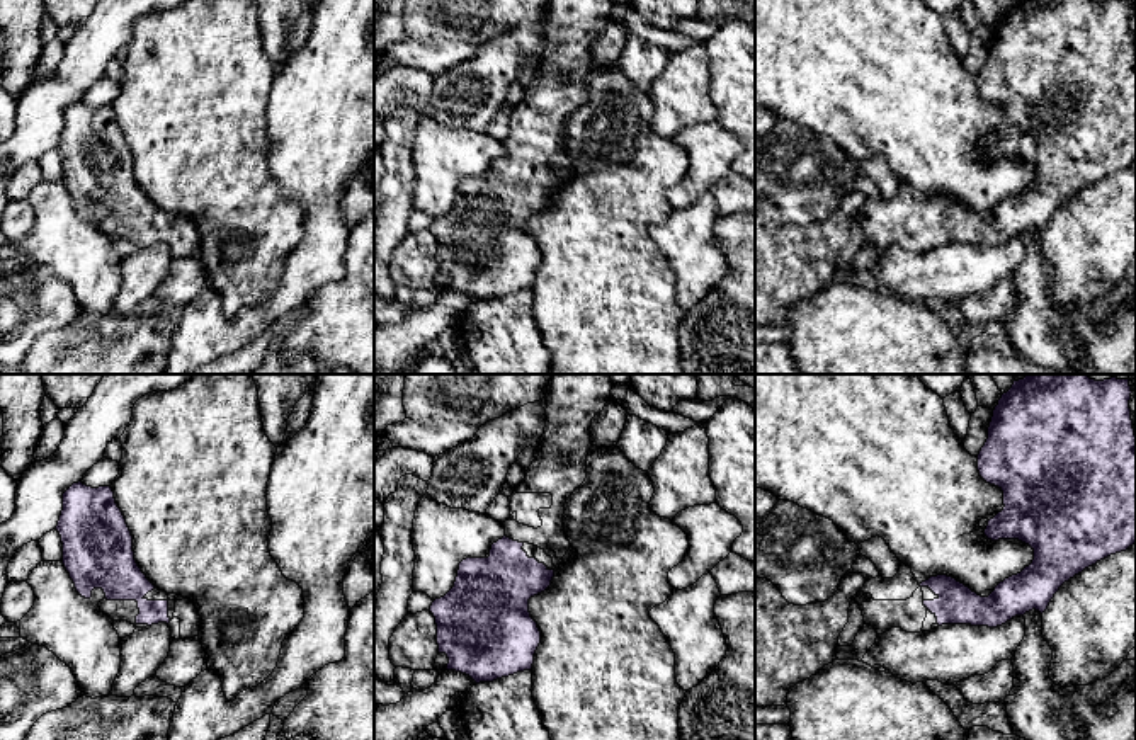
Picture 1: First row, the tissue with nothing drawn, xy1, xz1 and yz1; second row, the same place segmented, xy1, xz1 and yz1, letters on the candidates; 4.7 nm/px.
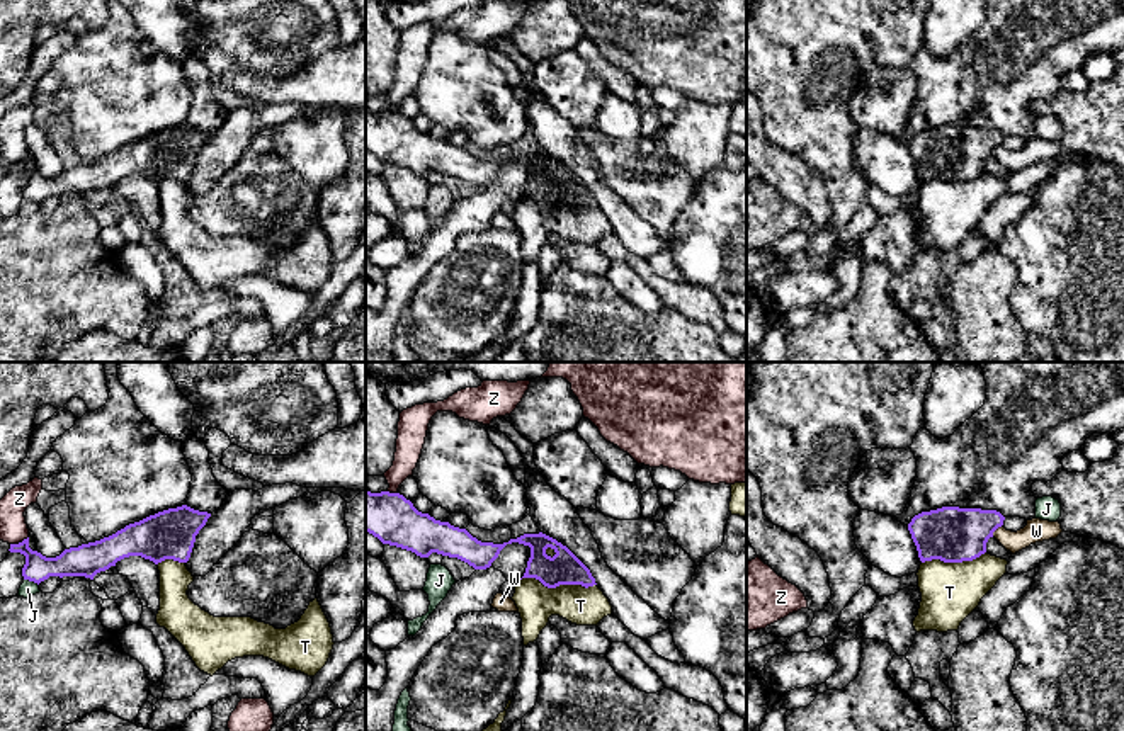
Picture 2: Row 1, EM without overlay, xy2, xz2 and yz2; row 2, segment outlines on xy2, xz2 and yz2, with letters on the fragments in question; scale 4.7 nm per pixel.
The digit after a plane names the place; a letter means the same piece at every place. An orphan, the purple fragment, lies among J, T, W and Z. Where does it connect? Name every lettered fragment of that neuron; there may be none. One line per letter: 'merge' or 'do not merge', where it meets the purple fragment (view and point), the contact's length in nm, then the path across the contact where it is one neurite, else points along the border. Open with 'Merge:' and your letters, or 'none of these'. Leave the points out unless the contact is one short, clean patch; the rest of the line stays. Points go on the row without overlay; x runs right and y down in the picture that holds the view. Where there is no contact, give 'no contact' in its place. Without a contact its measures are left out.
Merge: none of these
J: do not merge; meets purple in xy2 at (31, 199); contact 80 nm long; border along xy2 (24, 198), (38, 204)
T: do not merge; meets purple in xz2 at (558, 204); contact 360 nm long
W: do not merge; meets purple in yz2 at (995, 148); contact 70 nm long; border along yz2 (1000, 145), (992, 155)
Z: do not merge; meets purple in xy2 at (19, 162); contact 100 nm long; border along xy2 (28, 155), (11, 164)

